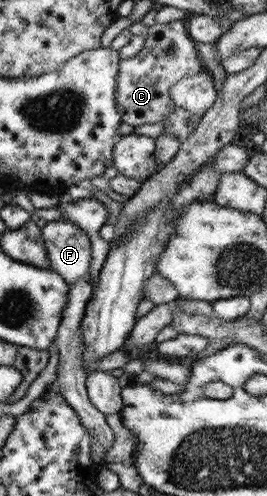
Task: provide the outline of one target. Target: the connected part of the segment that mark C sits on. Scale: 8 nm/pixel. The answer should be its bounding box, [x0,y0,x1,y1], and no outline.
[116,20,205,127]

